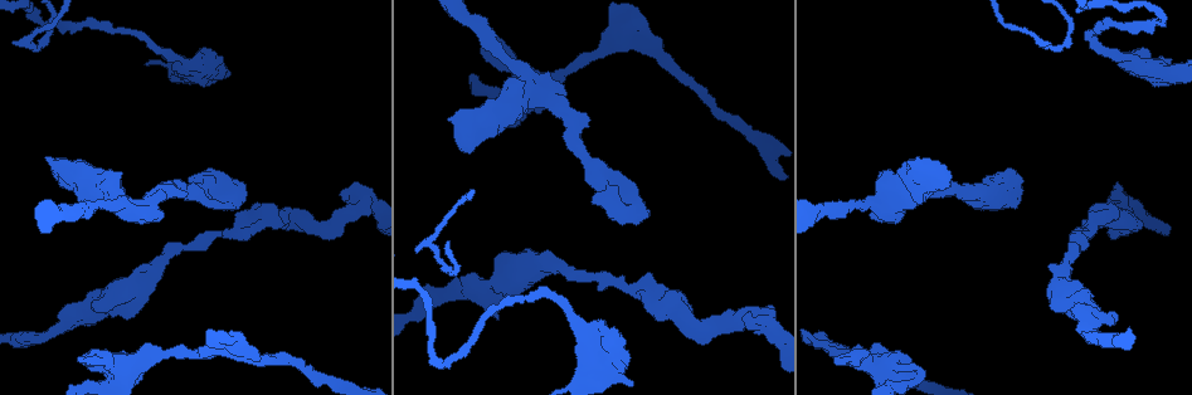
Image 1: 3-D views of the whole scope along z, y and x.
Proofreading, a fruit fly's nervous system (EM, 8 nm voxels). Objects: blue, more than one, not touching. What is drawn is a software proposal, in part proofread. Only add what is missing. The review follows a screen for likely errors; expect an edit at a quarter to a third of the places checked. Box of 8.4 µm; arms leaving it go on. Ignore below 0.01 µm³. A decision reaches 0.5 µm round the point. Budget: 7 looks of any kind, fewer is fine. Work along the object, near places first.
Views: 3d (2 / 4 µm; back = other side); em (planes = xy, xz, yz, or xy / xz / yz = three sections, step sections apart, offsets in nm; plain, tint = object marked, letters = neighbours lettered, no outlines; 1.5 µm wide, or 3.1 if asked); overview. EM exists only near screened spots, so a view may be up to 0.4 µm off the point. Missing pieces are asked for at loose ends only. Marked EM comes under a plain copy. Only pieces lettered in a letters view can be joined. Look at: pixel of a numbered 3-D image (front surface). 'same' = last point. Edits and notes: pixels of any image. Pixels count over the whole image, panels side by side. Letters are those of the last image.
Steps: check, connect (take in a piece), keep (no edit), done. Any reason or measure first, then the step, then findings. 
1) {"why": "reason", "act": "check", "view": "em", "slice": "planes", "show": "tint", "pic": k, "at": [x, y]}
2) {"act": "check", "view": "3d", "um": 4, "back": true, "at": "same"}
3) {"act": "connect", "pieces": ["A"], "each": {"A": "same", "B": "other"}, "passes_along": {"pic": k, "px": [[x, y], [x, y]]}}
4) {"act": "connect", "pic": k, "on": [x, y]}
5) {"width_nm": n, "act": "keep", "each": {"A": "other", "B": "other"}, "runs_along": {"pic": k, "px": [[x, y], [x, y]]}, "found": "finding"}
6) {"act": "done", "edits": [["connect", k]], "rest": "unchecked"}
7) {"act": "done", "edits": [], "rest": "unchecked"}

{"why": "branch stops here", "act": "check", "view": "3d", "um": 4, "back": true, "pic": 1, "at": [91, 362]}

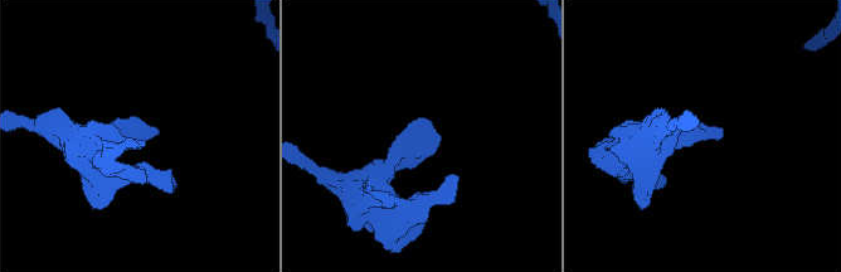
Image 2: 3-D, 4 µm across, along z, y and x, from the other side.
{"act": "check", "view": "em", "um": 3.1, "slice": "planes", "show": "tint", "pic": 2, "at": [141, 136]}

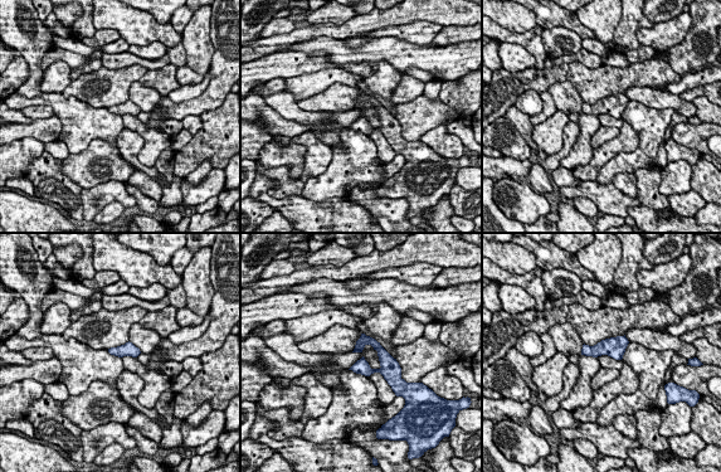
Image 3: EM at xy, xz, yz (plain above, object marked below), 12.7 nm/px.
{"act": "check", "view": "em", "um": 3.1, "slice": "planes", "show": "letters", "at": "same"}

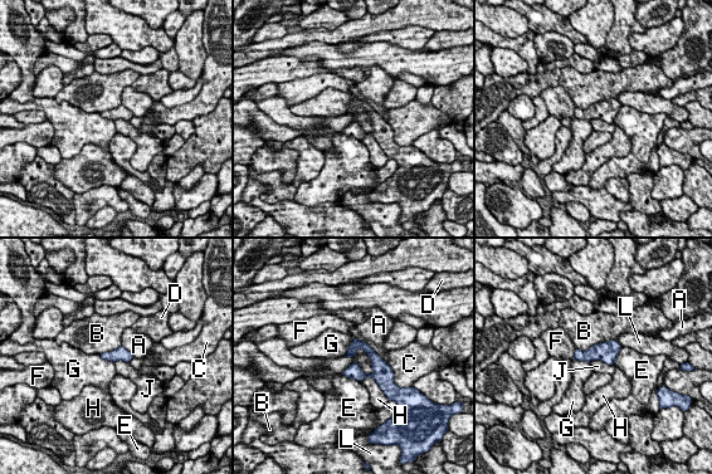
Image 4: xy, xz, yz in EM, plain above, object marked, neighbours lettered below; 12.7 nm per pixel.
{"act": "keep", "each": {"A": "other", "B": "other", "C": "other", "D": "other", "E": "other", "F": "other", "G": "other", "H": "other", "J": "other", "L": "other"}, "border": {"pic": 4, "px": [[370, 356], [340, 374]]}, "found": "no lettered piece goes on from it"}

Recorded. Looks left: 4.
{"why": "an open end", "act": "check", "view": "3d", "um": 4, "pic": 1, "at": [496, 320]}

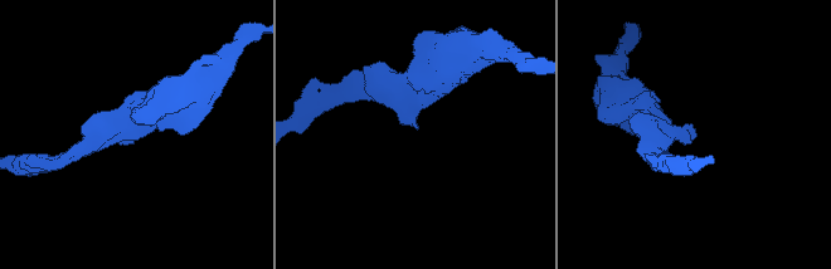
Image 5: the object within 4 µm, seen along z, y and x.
{"why": "now the EM", "act": "check", "view": "em", "slice": "yz", "step": 8, "show": "tint", "pic": 5, "at": [693, 125]}

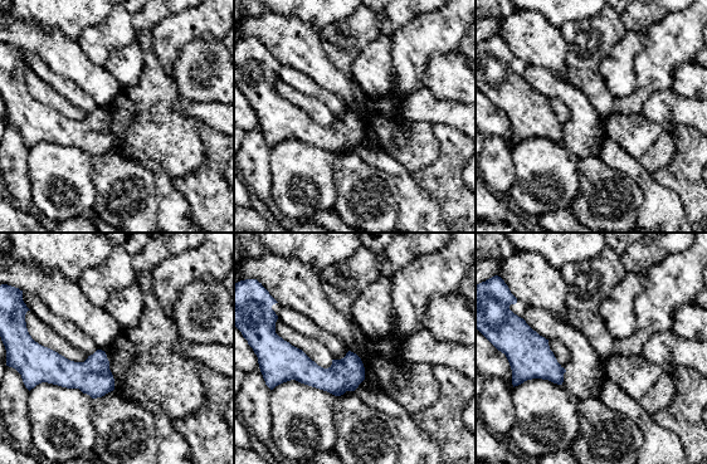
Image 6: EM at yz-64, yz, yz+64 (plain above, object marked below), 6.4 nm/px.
{"why": "another direction", "act": "check", "view": "em", "slice": "planes", "show": "letters", "at": "same"}

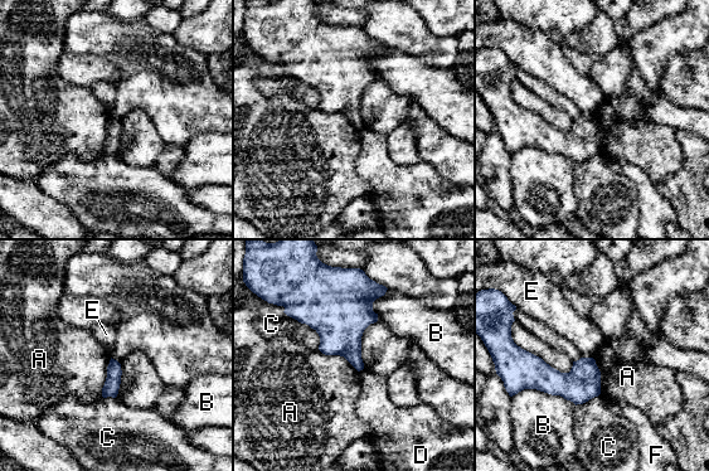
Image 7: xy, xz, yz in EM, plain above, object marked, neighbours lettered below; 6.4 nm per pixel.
{"act": "keep", "each": {"A": "other", "B": "other", "C": "other", "D": "other", "E": "other", "F": "other"}, "border": {"pic": 7, "px": [[111, 358], [107, 365], [102, 397]]}, "found": "none of them fits"}

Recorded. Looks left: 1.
{"why": "stops while still wide", "act": "check", "view": "em", "slice": "planes", "show": "letters", "pic": 1, "at": [619, 333]}

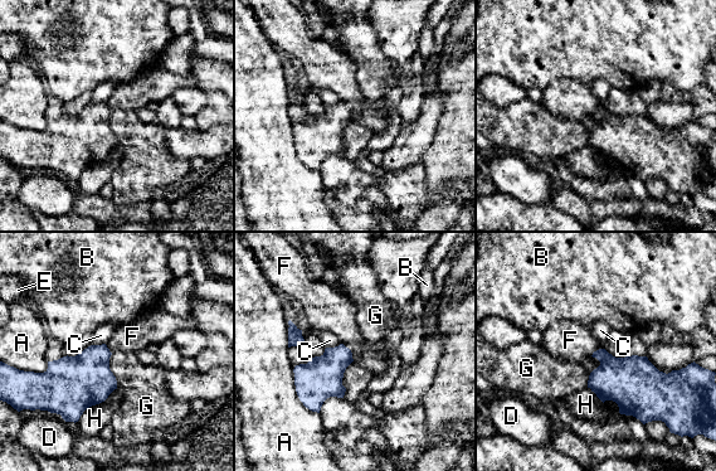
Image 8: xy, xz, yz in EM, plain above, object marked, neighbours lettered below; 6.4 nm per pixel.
{"longest_contact_nm": ["A", 340], "act": "keep", "each": {"A": "other", "B": "other", "C": "other", "D": "other", "E": "other", "F": "other", "G": "other", "H": "other"}, "border": {"pic": 8, "px": [[111, 353], [110, 370], [117, 387]]}, "found": "none of them fits"}

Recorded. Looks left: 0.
{"act": "done", "edits": [], "rest": "unchecked"}

